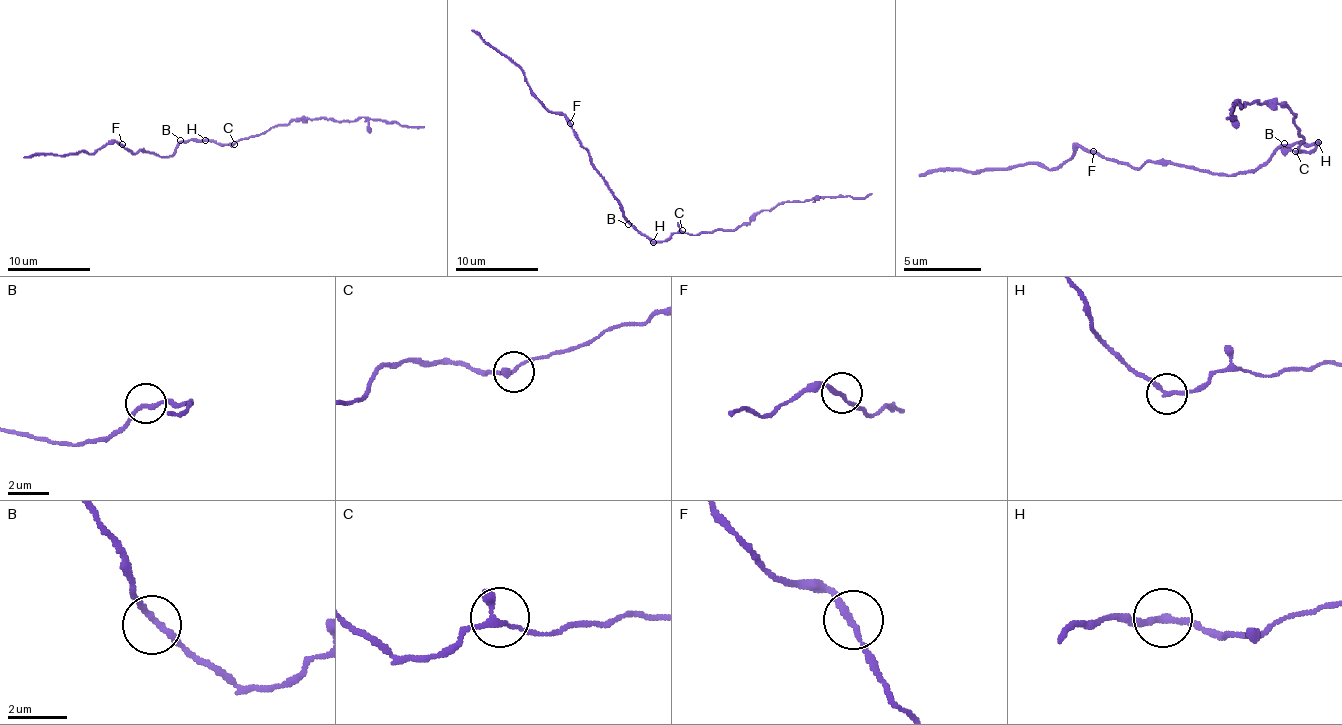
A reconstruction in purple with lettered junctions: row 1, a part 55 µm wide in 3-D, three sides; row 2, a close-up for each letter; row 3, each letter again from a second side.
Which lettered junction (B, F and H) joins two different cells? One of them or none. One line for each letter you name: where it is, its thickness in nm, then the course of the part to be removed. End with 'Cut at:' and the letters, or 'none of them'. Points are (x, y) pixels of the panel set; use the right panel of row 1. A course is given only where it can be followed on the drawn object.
H: (1318, 142) | 200 nm | (1319, 143), (1299, 151), (1303, 139), (1284, 104), (1256, 101), (1241, 108), (1237, 101), (1225, 120)
Cut at: H

